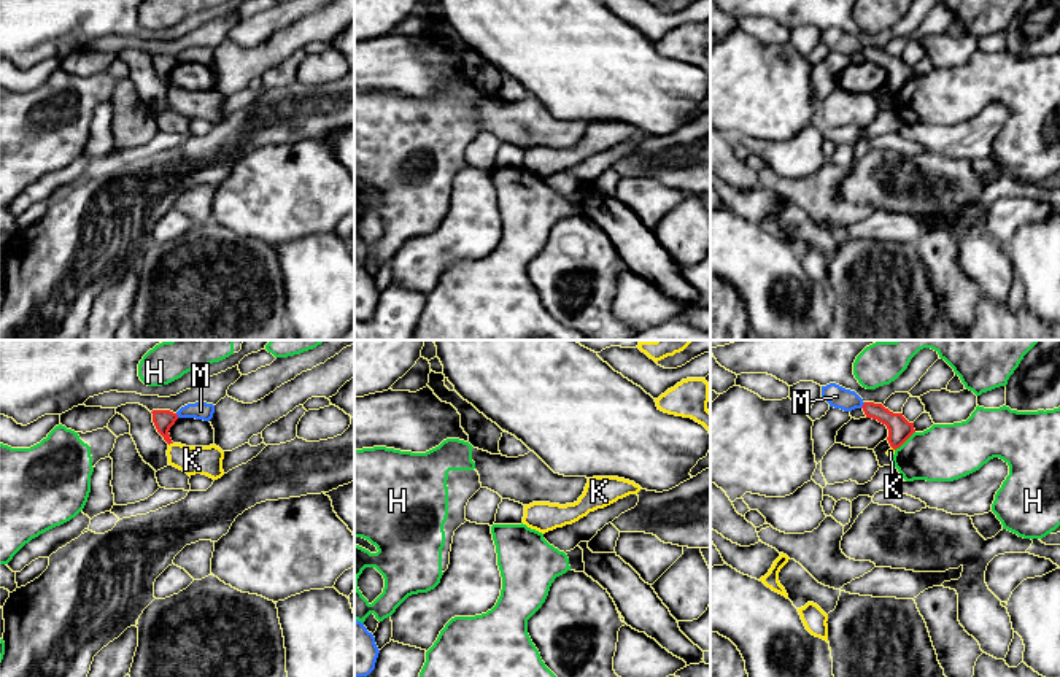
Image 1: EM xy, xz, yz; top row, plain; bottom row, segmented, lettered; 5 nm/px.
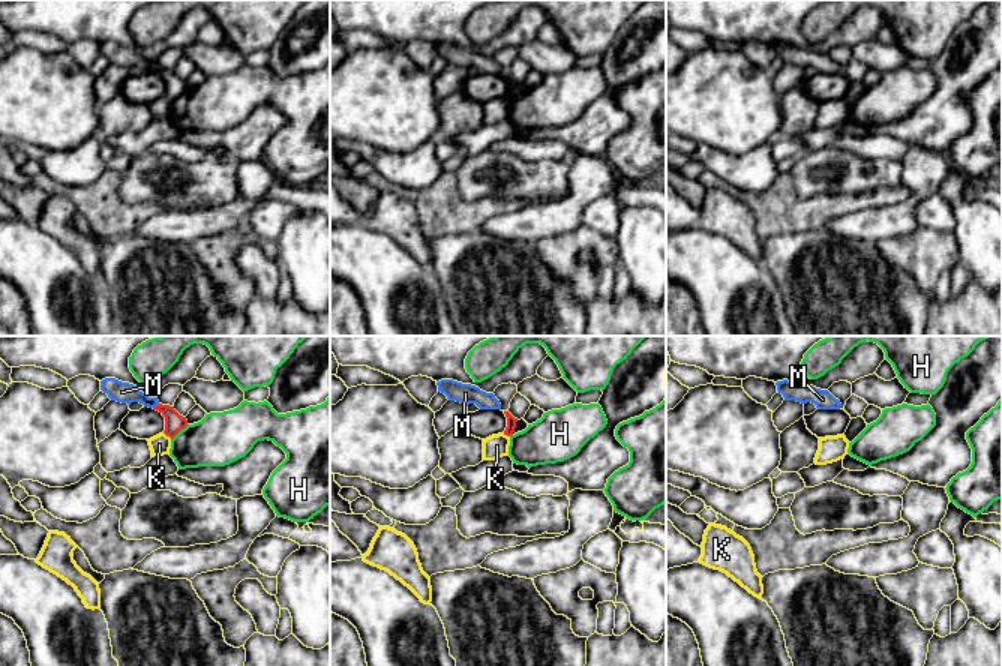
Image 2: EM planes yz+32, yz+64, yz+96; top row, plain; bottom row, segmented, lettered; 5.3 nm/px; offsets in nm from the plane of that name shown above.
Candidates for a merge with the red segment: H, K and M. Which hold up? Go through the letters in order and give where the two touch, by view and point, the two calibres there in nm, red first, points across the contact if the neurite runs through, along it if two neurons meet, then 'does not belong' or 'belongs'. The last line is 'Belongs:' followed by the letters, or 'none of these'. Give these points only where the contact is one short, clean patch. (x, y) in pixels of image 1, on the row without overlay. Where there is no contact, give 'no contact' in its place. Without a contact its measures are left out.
H: yz (905, 85) | 120/280 nm | does not belong
K: xy (170, 86) | 100/140 nm | along xy (172, 86), (169, 89) | does not belong
M: yz (863, 50) | 120/110 nm | does not belong
Belongs: none of these

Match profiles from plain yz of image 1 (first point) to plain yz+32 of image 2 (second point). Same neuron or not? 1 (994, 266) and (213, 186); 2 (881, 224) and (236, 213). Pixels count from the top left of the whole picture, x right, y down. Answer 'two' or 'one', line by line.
1: one
2: one

